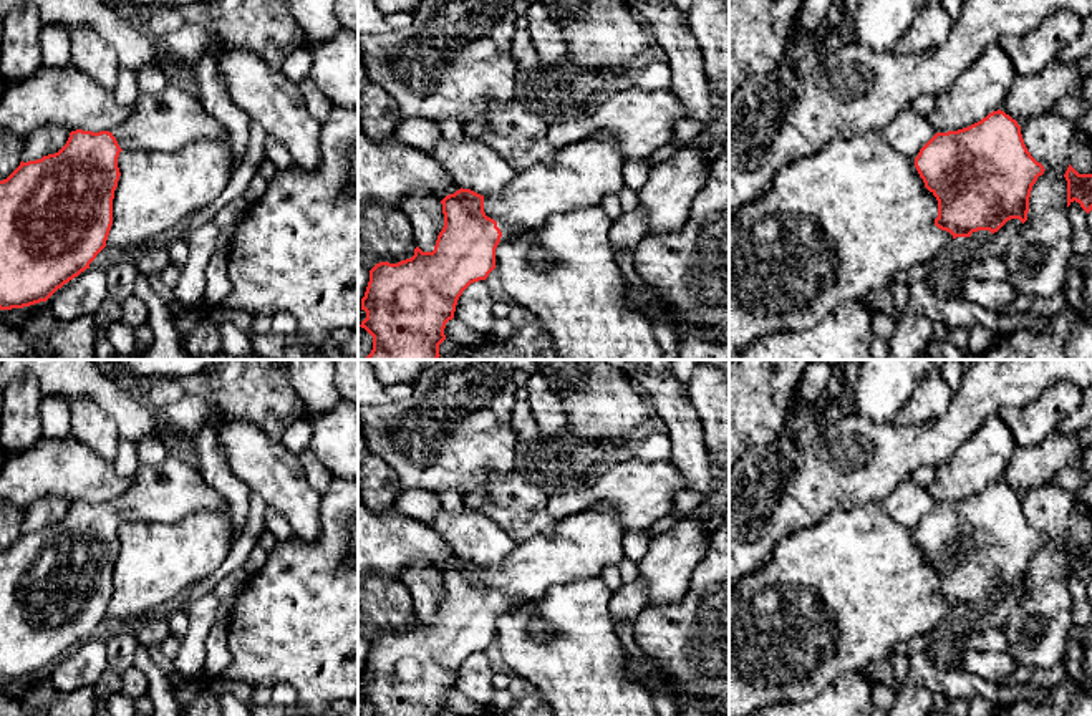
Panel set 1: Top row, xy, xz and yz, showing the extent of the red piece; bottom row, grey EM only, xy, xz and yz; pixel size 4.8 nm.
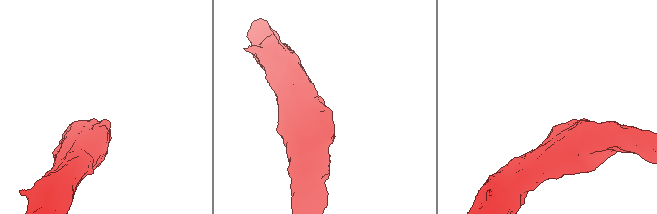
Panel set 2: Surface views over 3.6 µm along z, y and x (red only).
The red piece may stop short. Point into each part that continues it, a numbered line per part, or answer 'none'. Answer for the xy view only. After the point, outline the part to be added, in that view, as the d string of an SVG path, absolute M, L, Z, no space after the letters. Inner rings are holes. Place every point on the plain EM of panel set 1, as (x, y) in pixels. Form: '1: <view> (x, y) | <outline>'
1: xy (164, 493) | M169 456L156 466L139 466L133 487L113 502L121 520L172 524L192 512L229 510L227 501L199 474L197 467Z

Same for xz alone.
1: xz (582, 544) | M608 506L568 514L557 519L552 535L525 540L500 562L484 567L484 583L497 593L502 605L520 605L542 600L553 585L598 577L605 567L616 567L623 557L621 540L625 529L616 512Z

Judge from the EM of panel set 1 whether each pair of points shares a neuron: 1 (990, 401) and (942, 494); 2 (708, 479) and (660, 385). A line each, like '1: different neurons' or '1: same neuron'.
1: different neurons
2: same neuron

